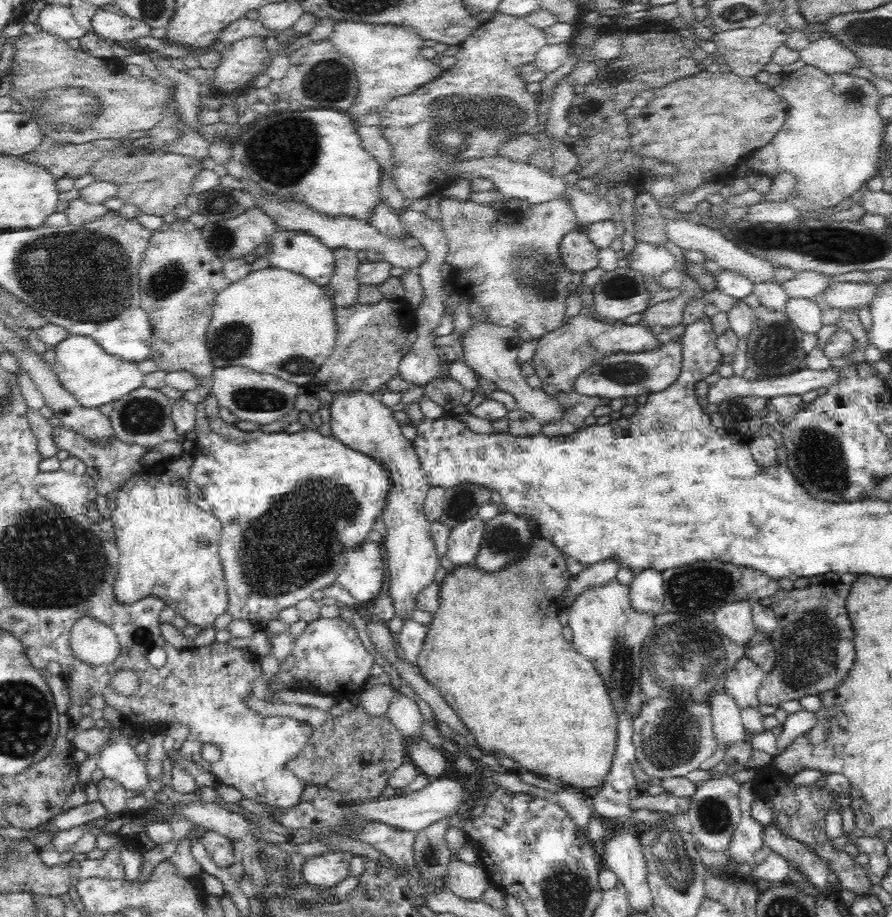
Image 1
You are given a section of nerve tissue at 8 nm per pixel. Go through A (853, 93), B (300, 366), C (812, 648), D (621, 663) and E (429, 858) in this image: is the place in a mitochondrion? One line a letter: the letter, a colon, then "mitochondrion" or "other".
A: mitochondrion
B: mitochondrion
C: mitochondrion
D: mitochondrion
E: other

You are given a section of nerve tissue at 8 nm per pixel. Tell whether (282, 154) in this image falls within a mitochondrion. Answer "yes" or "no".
yes

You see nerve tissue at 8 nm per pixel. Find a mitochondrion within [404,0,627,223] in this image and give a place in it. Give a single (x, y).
(455, 119)

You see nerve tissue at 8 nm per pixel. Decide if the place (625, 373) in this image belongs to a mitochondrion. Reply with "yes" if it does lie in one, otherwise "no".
yes

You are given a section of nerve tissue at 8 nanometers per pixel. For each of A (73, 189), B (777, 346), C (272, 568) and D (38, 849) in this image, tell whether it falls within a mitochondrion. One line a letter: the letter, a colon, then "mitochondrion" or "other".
A: other
B: mitochondrion
C: mitochondrion
D: other

